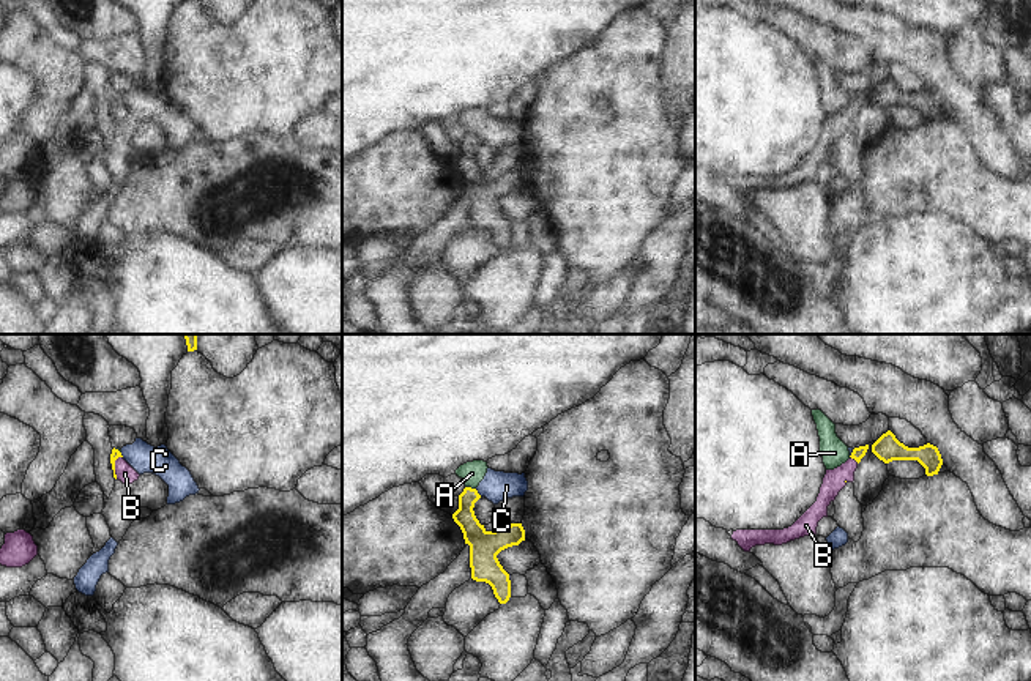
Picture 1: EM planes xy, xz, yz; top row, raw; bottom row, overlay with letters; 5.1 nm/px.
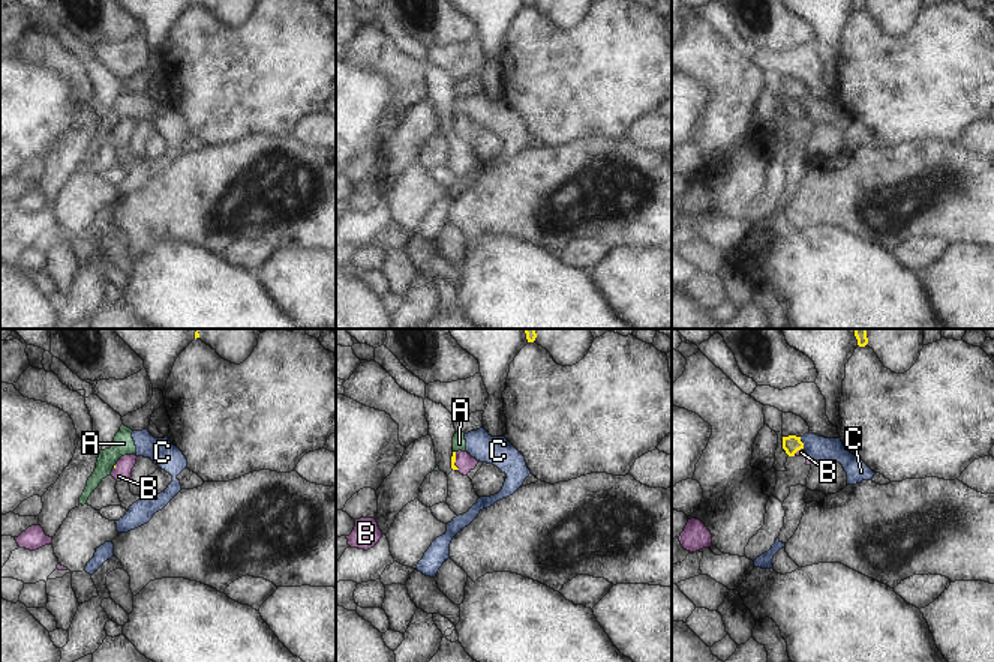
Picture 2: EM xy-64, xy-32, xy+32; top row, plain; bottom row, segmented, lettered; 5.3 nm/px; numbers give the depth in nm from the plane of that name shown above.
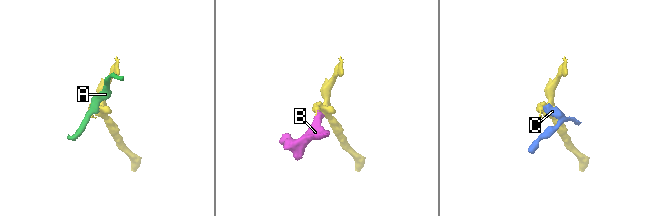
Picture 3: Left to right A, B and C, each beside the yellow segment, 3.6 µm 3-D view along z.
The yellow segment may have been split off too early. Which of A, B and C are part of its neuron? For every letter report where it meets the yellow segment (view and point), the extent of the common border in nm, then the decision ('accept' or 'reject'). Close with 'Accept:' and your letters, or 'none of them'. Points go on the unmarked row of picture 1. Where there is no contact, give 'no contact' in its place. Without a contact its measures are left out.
A: xz (470, 134) | 60 nm | reject
B: xy (114, 114) | 120 nm | accept
C: xz (476, 139) | 50 nm | reject
Accept: B

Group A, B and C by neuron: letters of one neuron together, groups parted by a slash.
A C / B

